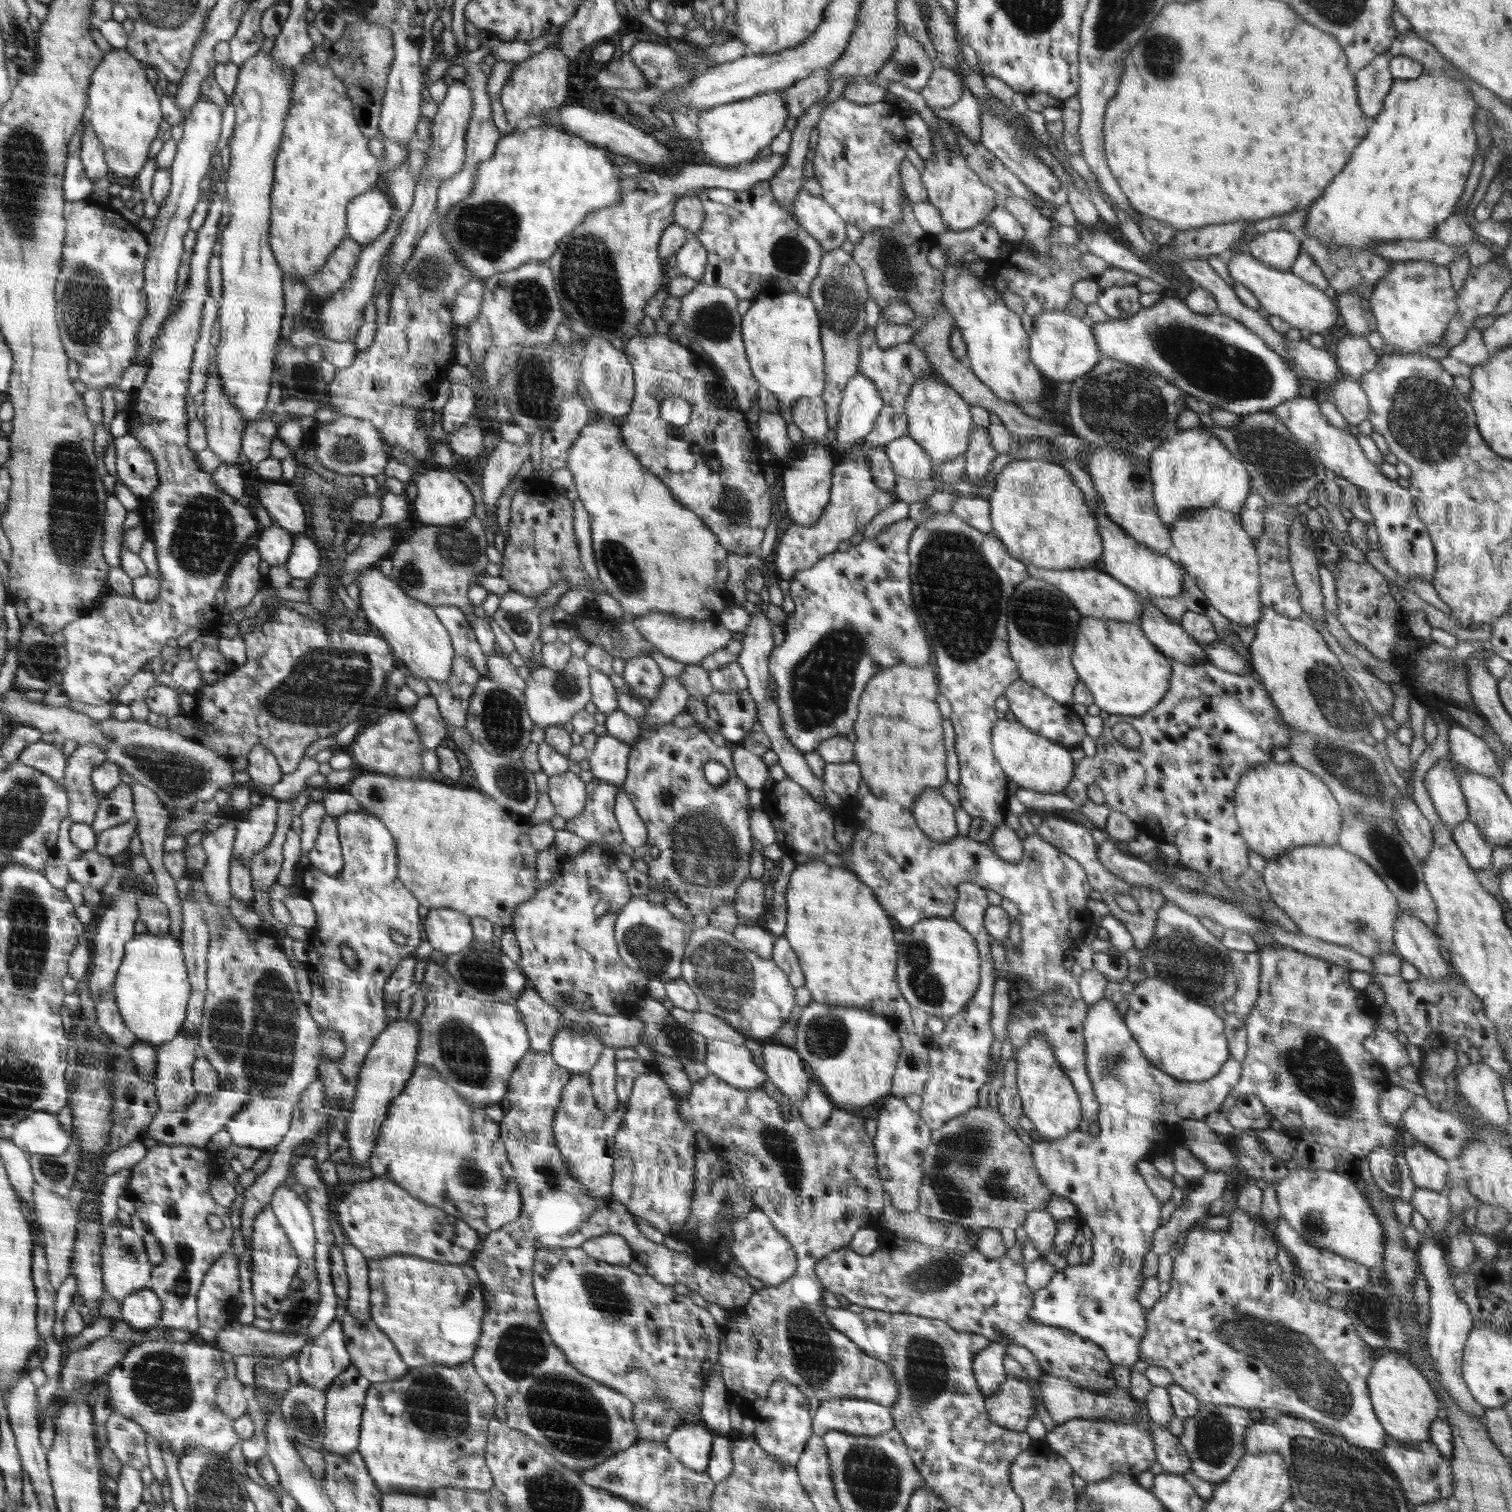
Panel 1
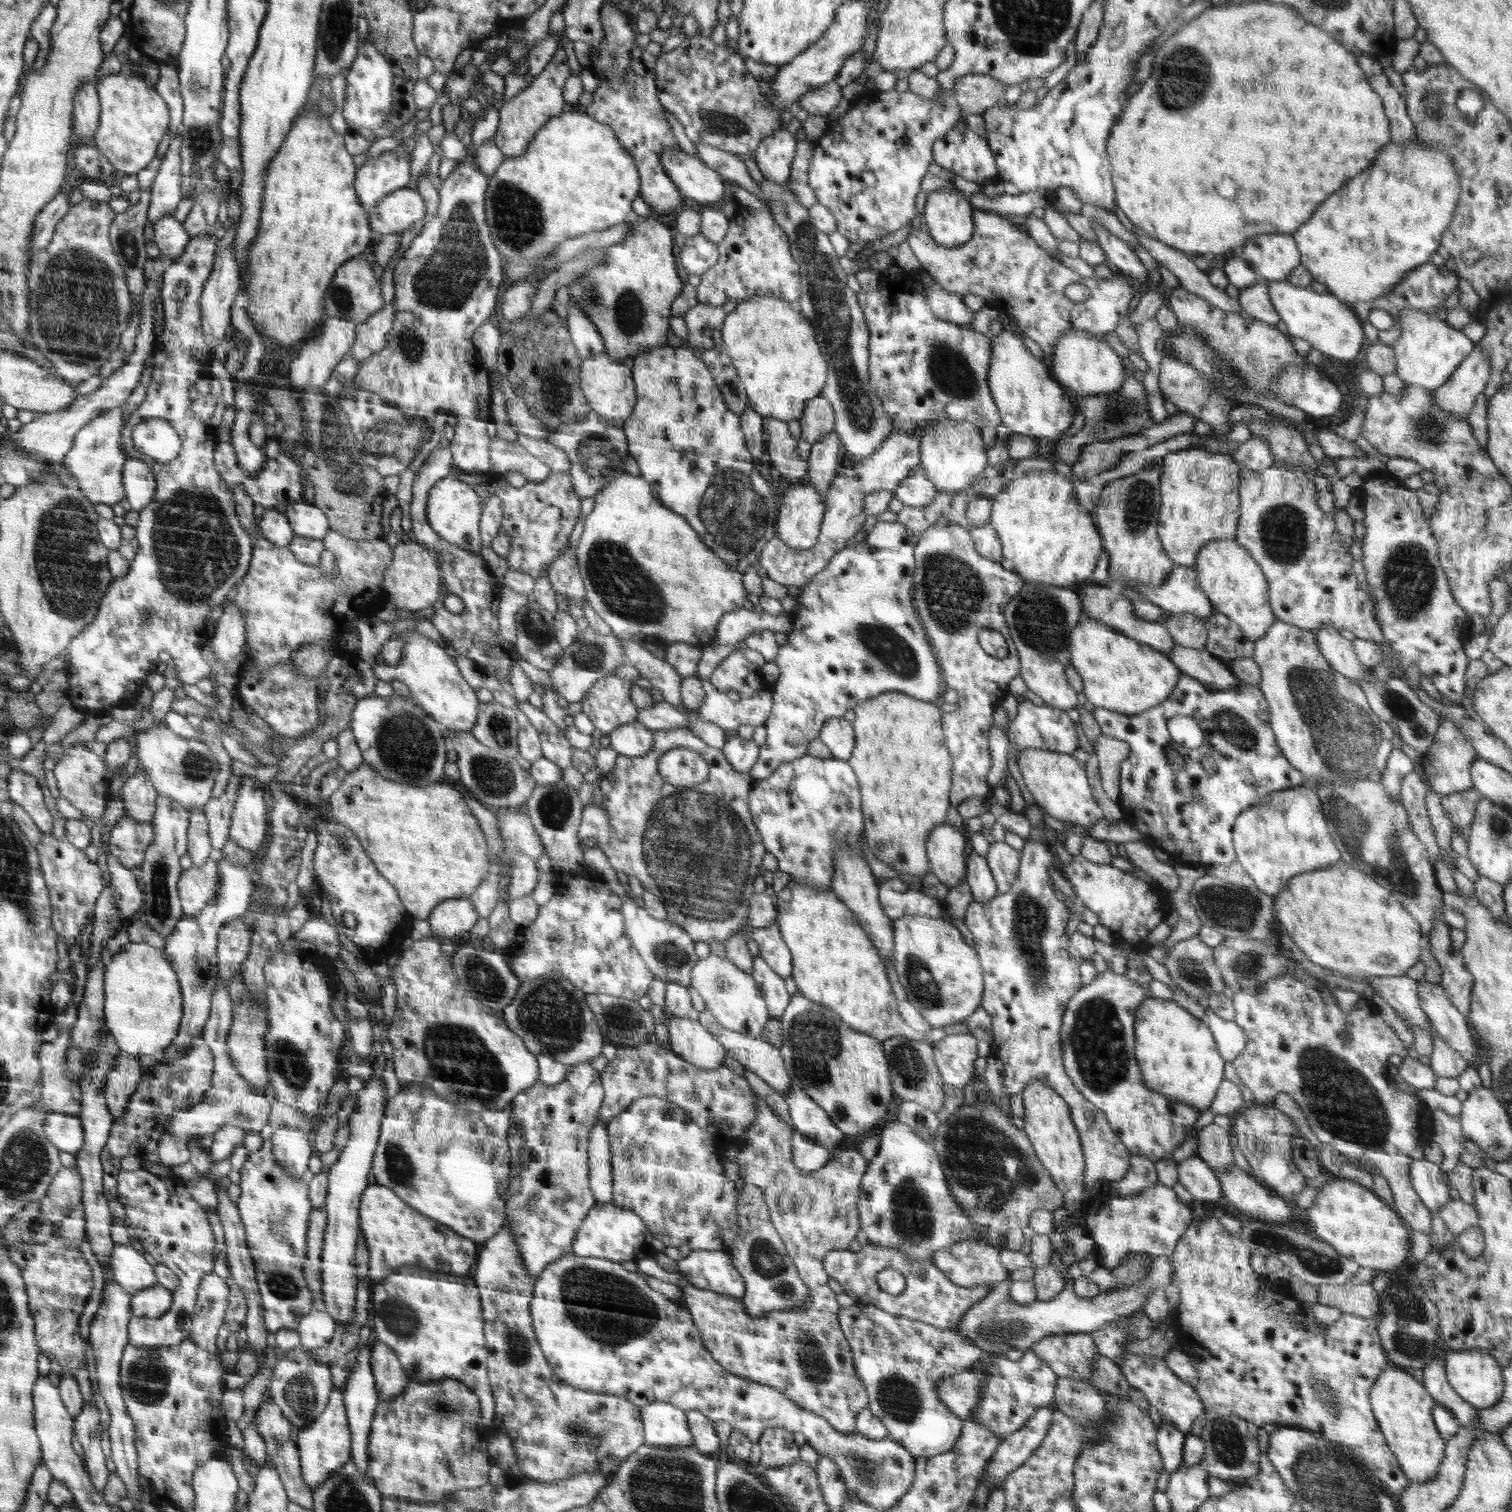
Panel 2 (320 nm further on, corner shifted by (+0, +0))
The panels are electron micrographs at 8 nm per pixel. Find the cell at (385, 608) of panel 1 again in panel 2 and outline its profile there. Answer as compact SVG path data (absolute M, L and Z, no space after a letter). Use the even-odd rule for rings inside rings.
M415 628L403 637L404 657L396 665L374 665L377 680L391 682L398 679L404 682L412 698L431 715L436 722L451 732L469 732L477 724L478 698L476 692L462 680L456 664L446 652L426 636L420 635Z

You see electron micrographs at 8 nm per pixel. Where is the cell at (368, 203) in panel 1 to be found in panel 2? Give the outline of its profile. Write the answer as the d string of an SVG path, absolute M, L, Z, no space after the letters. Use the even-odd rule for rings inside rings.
M404 187L377 202L369 214L369 221L372 230L382 235L403 233L425 214L425 200L416 189Z

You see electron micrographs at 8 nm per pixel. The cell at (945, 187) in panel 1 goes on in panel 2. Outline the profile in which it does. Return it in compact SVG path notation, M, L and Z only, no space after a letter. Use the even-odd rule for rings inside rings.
M941 189L927 194L924 222L929 236L940 246L955 248L972 238L973 206L960 191Z

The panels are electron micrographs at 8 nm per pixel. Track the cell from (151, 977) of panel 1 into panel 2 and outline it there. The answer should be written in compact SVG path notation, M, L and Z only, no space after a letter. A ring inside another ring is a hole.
M128 943L112 955L104 972L104 1015L120 1051L132 1056L161 1055L179 1036L183 1022L183 990L163 949L147 943Z

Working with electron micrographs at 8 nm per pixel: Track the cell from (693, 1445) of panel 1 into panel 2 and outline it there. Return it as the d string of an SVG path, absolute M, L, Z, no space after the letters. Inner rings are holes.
M651 1402L642 1411L648 1446L692 1446L693 1436L688 1428L684 1410L667 1402Z

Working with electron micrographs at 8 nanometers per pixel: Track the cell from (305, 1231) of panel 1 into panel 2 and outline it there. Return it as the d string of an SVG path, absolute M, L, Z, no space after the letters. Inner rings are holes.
M281 1126L273 1130L270 1140L277 1162L291 1174L291 1177L309 1177L308 1159L314 1152L305 1132Z

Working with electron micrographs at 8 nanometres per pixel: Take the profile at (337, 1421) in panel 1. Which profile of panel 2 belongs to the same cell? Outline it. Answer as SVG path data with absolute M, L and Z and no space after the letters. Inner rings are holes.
M334 1387L329 1394L326 1408L310 1424L299 1429L294 1441L298 1444L299 1455L302 1457L304 1480L307 1480L308 1487L314 1492L318 1486L326 1483L336 1470L340 1470L340 1467L347 1464L352 1458L351 1429L343 1389Z

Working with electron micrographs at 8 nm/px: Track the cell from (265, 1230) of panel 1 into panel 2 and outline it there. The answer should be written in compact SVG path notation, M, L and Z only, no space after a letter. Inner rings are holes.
M266 1139L259 1150L248 1153L239 1172L241 1194L235 1205L255 1266L265 1327L270 1333L282 1329L295 1330L302 1316L313 1308L312 1290L304 1276L307 1236L311 1213L314 1212L309 1198L309 1177L291 1177L277 1162L270 1139Z

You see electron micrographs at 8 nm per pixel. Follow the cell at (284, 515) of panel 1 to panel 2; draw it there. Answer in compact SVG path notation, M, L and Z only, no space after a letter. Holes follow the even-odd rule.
M305 500L284 506L282 512L297 536L322 540L328 532L328 520L324 511L315 505L306 504Z

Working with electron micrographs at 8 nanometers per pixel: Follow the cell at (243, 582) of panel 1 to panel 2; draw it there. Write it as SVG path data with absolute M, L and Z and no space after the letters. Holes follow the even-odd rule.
M230 600L223 607L222 617L217 621L212 650L218 662L224 666L243 652L246 643L246 621L240 609Z

